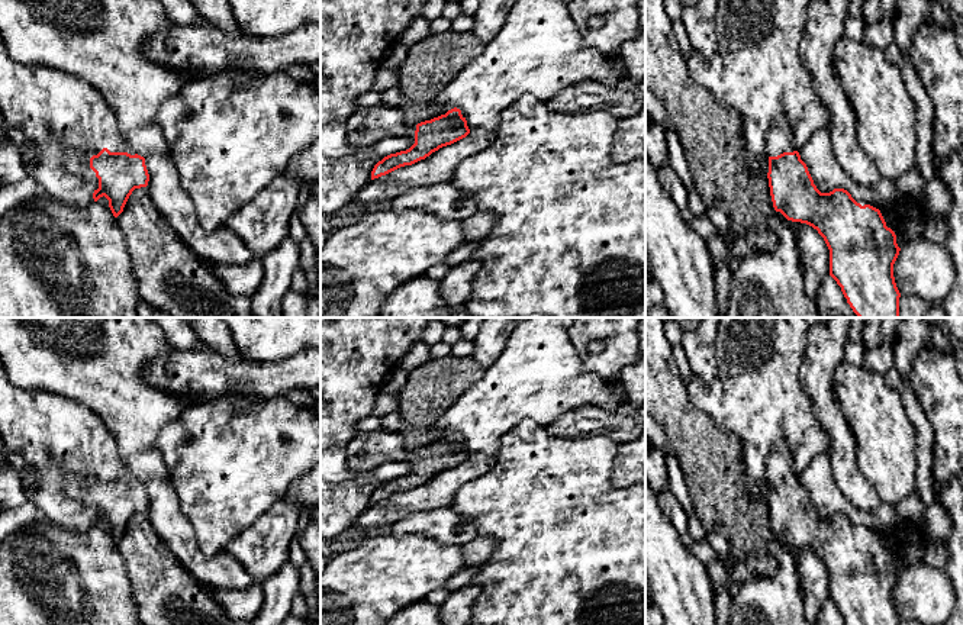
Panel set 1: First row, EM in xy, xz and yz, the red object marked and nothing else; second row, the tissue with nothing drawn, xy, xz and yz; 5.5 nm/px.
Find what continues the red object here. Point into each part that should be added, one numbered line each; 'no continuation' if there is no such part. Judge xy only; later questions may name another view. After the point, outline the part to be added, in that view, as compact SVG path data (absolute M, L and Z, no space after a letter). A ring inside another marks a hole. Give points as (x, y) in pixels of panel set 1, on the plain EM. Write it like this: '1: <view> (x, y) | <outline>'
1: xy (57, 445) | M0 358L0 436L7 451L9 464L17 471L28 499L36 505L41 516L62 529L84 534L93 529L99 503L90 493L90 483L103 473L110 477L128 477L119 458L115 439L102 419L84 405L49 392L29 392L13 386Z

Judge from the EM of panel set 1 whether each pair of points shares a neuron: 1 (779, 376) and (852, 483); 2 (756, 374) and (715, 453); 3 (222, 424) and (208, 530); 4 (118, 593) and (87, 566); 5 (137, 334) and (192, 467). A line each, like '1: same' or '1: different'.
1: different
2: different
3: same
4: same
5: different

